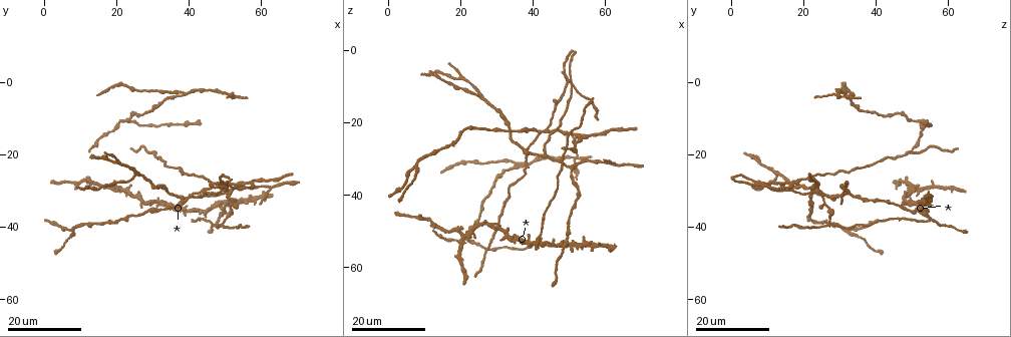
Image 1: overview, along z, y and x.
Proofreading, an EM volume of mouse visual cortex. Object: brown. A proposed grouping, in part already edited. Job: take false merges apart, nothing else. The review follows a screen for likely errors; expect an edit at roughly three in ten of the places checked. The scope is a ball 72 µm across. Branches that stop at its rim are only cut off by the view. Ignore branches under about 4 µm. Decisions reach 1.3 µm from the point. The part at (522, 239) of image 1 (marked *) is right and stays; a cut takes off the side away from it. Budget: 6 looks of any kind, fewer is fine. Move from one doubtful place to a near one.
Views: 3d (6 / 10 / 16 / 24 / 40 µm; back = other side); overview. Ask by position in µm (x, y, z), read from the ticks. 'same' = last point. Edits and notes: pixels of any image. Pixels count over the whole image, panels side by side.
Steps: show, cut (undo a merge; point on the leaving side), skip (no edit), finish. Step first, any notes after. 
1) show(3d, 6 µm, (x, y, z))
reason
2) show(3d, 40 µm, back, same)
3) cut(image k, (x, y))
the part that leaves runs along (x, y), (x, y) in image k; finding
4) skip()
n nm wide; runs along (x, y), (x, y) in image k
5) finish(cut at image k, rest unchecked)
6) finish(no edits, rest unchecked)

show(3d, 16 µm, (50.0, 31.0, 32.5))
four-way junction

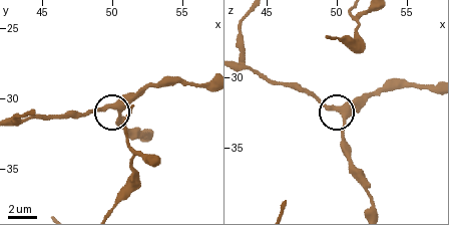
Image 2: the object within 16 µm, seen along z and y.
show(3d, 6 µm, (50.0, 30.4, 32.2))

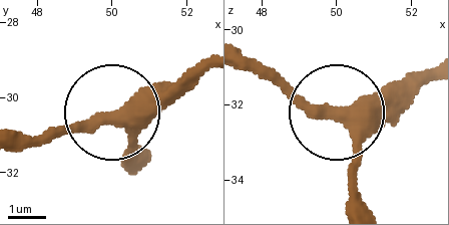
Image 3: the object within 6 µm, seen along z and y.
show(3d, 6 µm, back, (50.10, 30.55, 32.25))

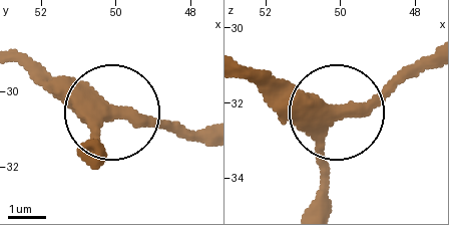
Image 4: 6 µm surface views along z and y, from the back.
skip()
390 nm wide; runs along (85, 157), (107, 111), (75, 99), (40, 64) in image 4; one neuron here

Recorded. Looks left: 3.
show(3d, 24 µm, (49.0, 39.5, 28.0))
two arms in line, one across

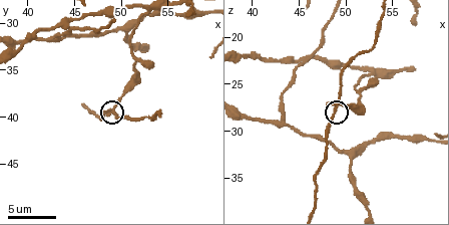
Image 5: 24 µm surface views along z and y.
show(3d, 10 µm, (49.0, 39.4, 27.4))
closer look

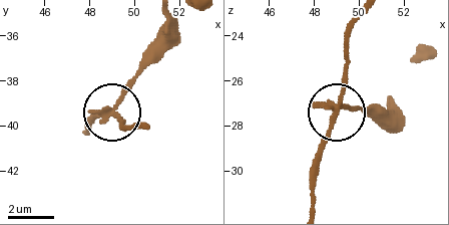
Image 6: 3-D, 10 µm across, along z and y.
show(3d, 6 µm, (48.8, 39.3, 27.5))
zoom in

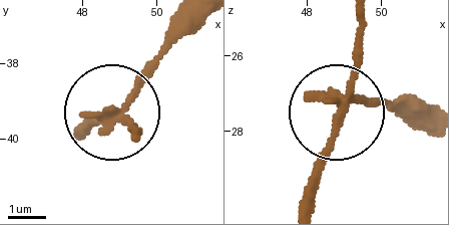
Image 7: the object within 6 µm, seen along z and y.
cut(image 7, (328, 154))
side arm 18 µm; the part that leaves runs along (345, 106), (316, 199) in image 7; two neurons meet here

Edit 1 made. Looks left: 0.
finish(cut at image 7, rest unchecked)

